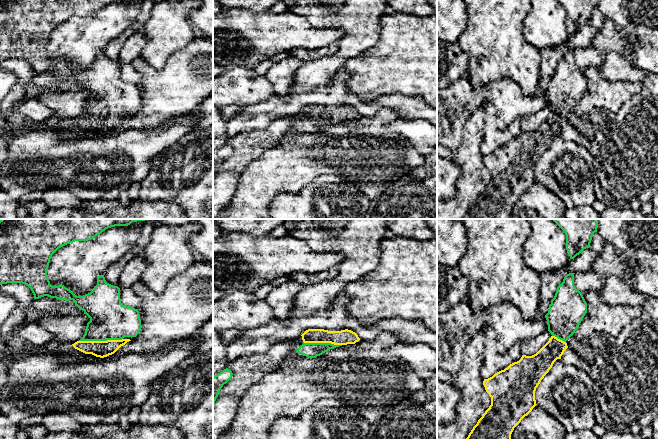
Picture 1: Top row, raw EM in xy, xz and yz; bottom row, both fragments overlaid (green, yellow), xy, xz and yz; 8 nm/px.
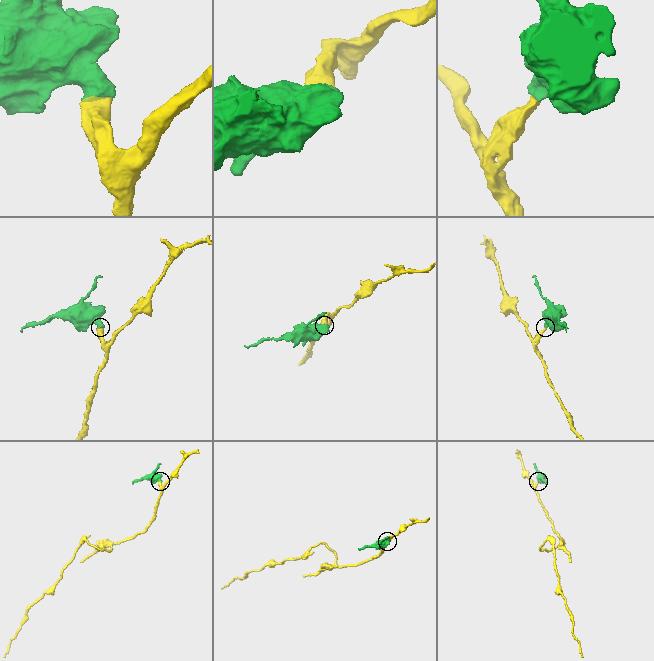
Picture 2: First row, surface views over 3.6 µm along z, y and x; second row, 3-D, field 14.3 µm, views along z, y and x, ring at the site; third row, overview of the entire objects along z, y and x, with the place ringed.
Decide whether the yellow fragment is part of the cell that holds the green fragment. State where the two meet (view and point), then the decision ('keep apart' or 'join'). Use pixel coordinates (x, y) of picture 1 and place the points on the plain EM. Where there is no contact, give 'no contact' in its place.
contact xy (100, 116); join

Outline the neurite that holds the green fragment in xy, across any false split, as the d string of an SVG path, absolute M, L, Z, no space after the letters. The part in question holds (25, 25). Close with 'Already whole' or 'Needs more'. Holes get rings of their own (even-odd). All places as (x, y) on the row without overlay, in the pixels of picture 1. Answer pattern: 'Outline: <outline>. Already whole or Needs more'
Outline: M0 0L0 61L22 59L27 61L34 75L44 72L59 76L73 76L75 82L84 87L90 97L85 110L73 123L85 130L104 134L114 130L121 122L136 113L142 104L138 85L123 81L120 64L106 58L104 51L97 53L97 61L83 72L76 72L60 60L52 62L47 45L52 31L61 23L75 17L88 17L108 4L130 0Z. Needs more

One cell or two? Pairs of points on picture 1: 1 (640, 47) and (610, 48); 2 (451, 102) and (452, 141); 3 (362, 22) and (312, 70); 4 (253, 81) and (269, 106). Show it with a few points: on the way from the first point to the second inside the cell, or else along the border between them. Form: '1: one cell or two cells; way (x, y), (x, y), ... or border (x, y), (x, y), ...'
1: two cells; border (616, 28), (629, 41), (628, 60), (639, 69)
2: one cell; way (451, 112), (451, 118), (454, 121), (453, 131)
3: one cell; way (358, 37), (327, 67)
4: two cells; border (275, 94), (243, 108)

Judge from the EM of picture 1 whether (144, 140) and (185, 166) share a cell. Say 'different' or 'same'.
different

